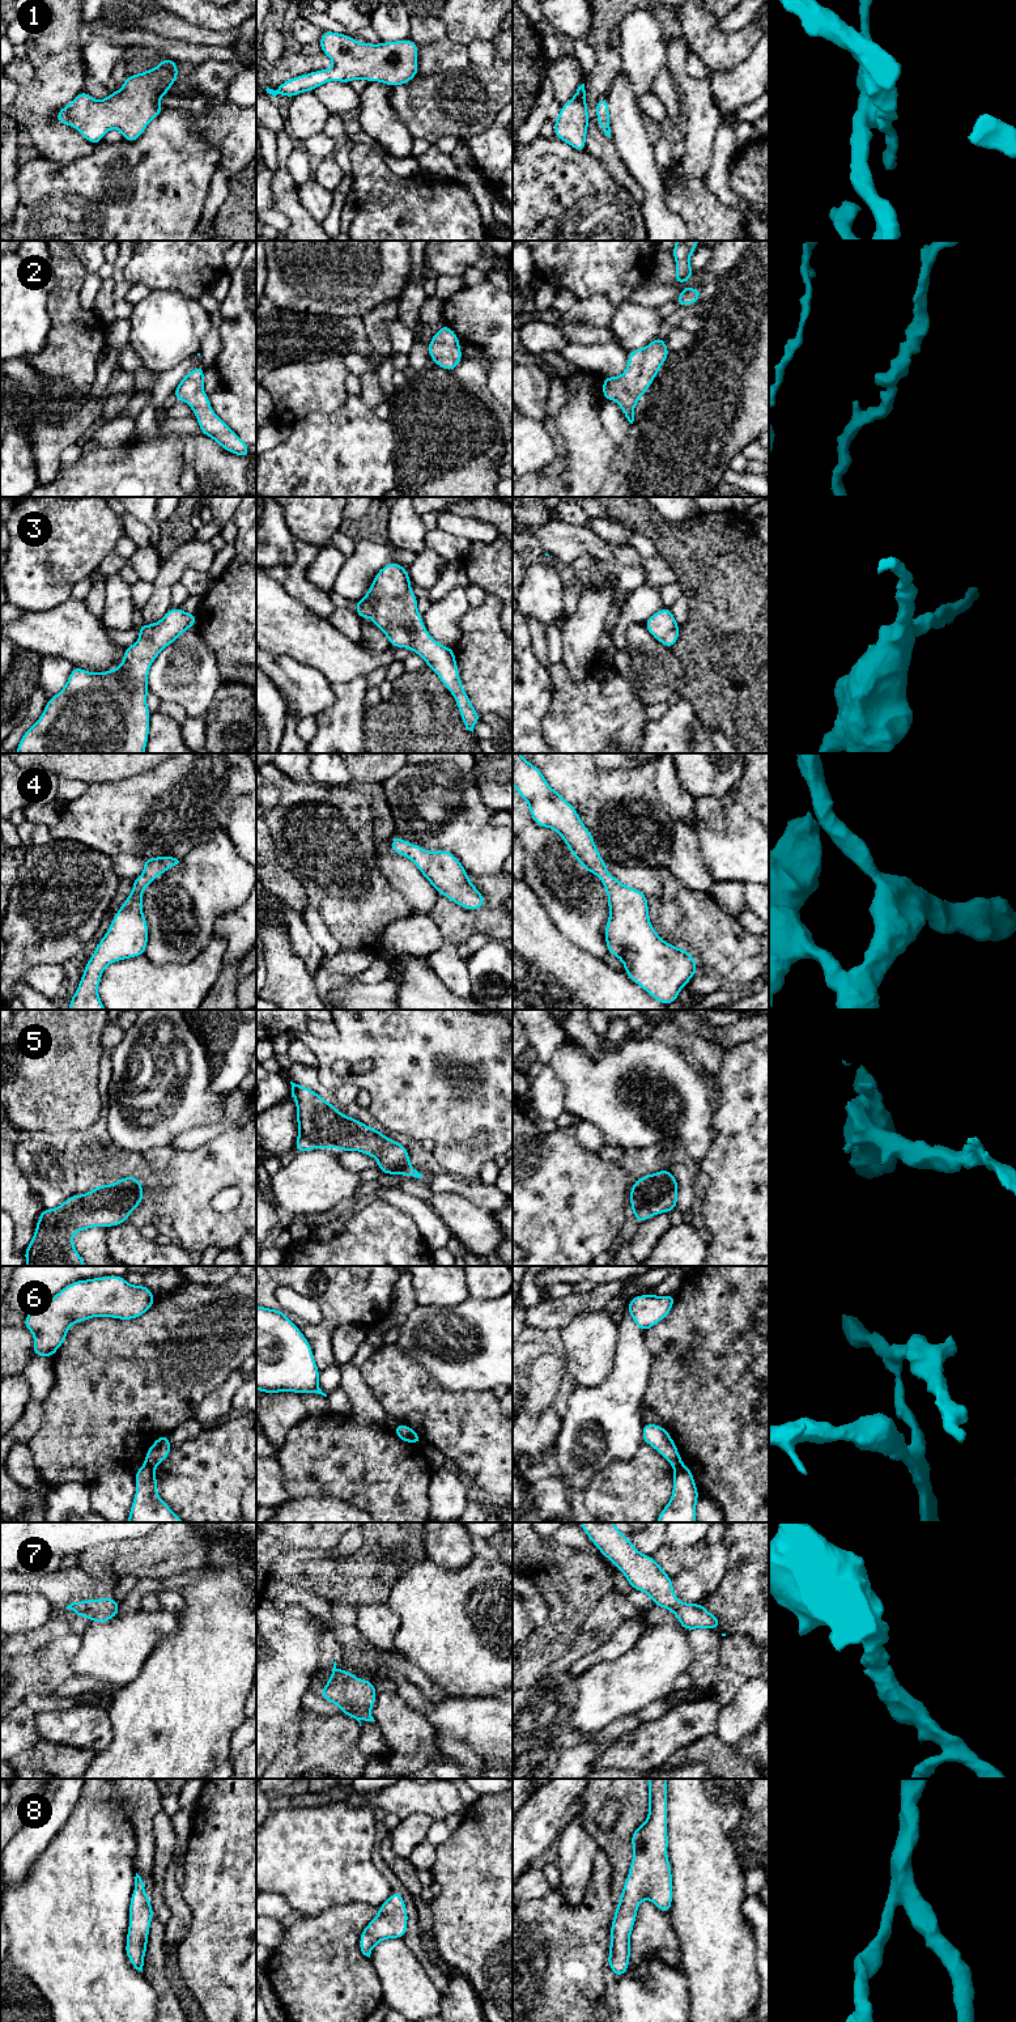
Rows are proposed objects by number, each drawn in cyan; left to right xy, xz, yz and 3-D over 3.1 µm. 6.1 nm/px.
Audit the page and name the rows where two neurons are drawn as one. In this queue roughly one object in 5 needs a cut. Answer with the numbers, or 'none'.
6

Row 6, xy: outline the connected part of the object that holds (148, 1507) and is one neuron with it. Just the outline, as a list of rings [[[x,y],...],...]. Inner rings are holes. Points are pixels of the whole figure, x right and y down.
[[[149,1465],[135,1471],[137,1488],[127,1522],[184,1522],[157,1494],[157,1475]]]

